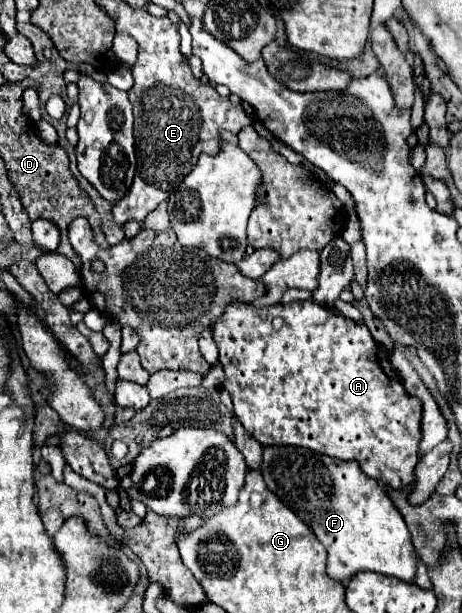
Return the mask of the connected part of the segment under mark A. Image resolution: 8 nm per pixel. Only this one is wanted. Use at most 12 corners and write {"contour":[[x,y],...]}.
{"contour":[[311,300],[213,324],[263,446],[413,482],[417,398]]}

